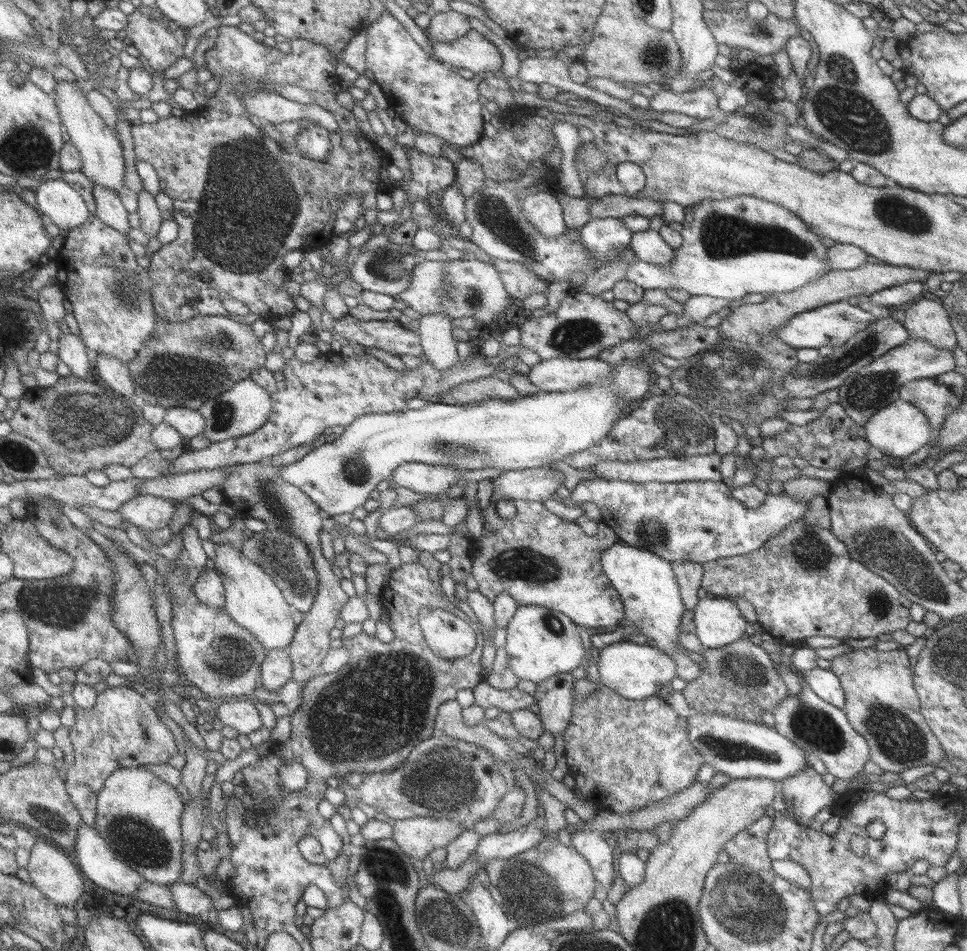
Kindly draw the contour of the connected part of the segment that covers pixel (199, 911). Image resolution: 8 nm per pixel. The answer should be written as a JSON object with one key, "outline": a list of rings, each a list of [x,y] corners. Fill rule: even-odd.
{"outline":[[[184,882],[171,885],[175,901],[182,913],[202,918],[208,912],[216,910],[212,896],[208,896],[198,886]]]}

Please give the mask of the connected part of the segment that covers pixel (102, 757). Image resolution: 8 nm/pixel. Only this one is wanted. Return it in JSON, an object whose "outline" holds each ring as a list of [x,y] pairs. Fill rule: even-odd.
{"outline":[[[130,687],[109,688],[100,694],[96,707],[76,707],[75,712],[77,721],[71,727],[75,760],[66,768],[67,787],[85,823],[96,827],[99,824],[99,794],[107,778],[121,768],[168,764],[178,754],[178,740],[149,696],[142,696]]]}

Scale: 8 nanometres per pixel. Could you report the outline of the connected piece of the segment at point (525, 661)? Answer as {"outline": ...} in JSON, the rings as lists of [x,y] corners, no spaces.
{"outline":[[[520,605],[505,630],[508,633],[505,645],[508,666],[519,680],[538,685],[555,674],[573,672],[585,660],[580,637],[582,628],[564,614],[539,605]]]}

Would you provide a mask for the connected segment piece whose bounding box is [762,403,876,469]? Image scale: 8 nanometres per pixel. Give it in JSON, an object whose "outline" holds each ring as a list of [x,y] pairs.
{"outline":[[[834,403],[824,408],[823,413],[804,426],[792,425],[787,431],[774,436],[764,437],[762,448],[769,458],[798,456],[816,468],[840,468],[850,457],[870,458],[876,453],[865,437],[863,426],[857,425],[844,410],[840,403]]]}

